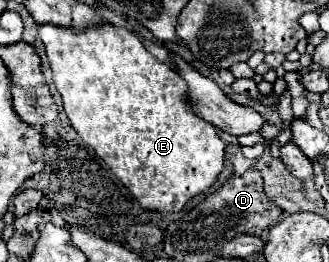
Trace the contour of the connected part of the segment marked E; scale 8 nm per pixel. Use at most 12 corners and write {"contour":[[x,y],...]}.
{"contour":[[40,24],[64,112],[142,208],[226,144],[120,26]]}

